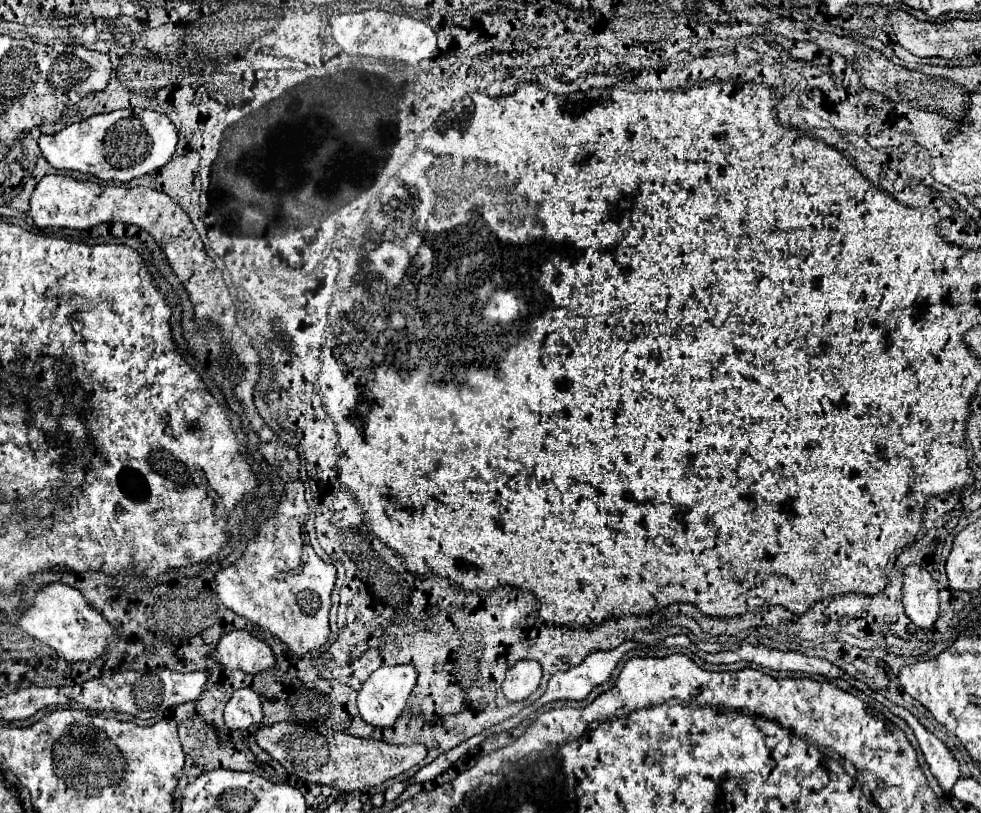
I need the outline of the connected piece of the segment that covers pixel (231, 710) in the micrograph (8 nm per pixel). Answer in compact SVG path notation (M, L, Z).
M236 690L224 708L224 722L230 730L246 730L254 724L262 724L264 712L260 696L254 690Z

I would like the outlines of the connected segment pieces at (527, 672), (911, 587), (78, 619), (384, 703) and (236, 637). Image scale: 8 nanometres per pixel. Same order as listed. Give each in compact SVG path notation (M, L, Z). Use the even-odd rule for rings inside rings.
M520 660L506 670L502 692L508 700L526 700L540 684L542 668L536 660Z
M910 564L904 570L904 610L906 616L920 628L930 630L938 618L938 588L932 576Z
M62 582L44 586L36 594L32 608L28 608L18 620L18 626L32 638L58 650L60 656L68 662L92 662L104 654L108 640L124 640L124 636L112 628L112 624L98 610L94 610L76 588Z
M404 664L404 666L382 666L378 668L362 686L362 690L358 692L358 712L360 716L378 728L390 728L394 726L396 718L402 714L402 710L406 708L408 696L412 692L416 684L416 670L412 664Z
M242 630L224 634L212 656L216 656L224 668L238 668L248 674L258 674L276 664L276 656L270 646Z

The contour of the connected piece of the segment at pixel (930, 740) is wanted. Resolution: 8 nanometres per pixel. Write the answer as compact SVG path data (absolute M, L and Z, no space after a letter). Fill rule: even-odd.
M867 687L864 688L863 693L867 696L872 697L877 702L883 704L885 707L890 708L894 714L898 714L902 720L908 722L908 726L914 730L918 742L920 742L920 750L924 752L924 758L930 766L930 772L936 776L938 784L942 786L944 792L950 792L952 786L956 784L956 780L960 778L960 768L958 768L958 762L956 758L952 756L952 752L934 736L930 734L914 714L910 714L906 708L902 706L896 706L894 702L890 702L882 694L878 692L873 692Z

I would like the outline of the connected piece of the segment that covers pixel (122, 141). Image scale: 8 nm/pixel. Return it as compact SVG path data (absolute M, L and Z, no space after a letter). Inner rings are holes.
M138 108L96 114L78 124L66 126L62 132L40 136L40 150L54 168L94 174L100 180L118 180L122 184L166 166L176 152L176 144L178 130L168 116Z

